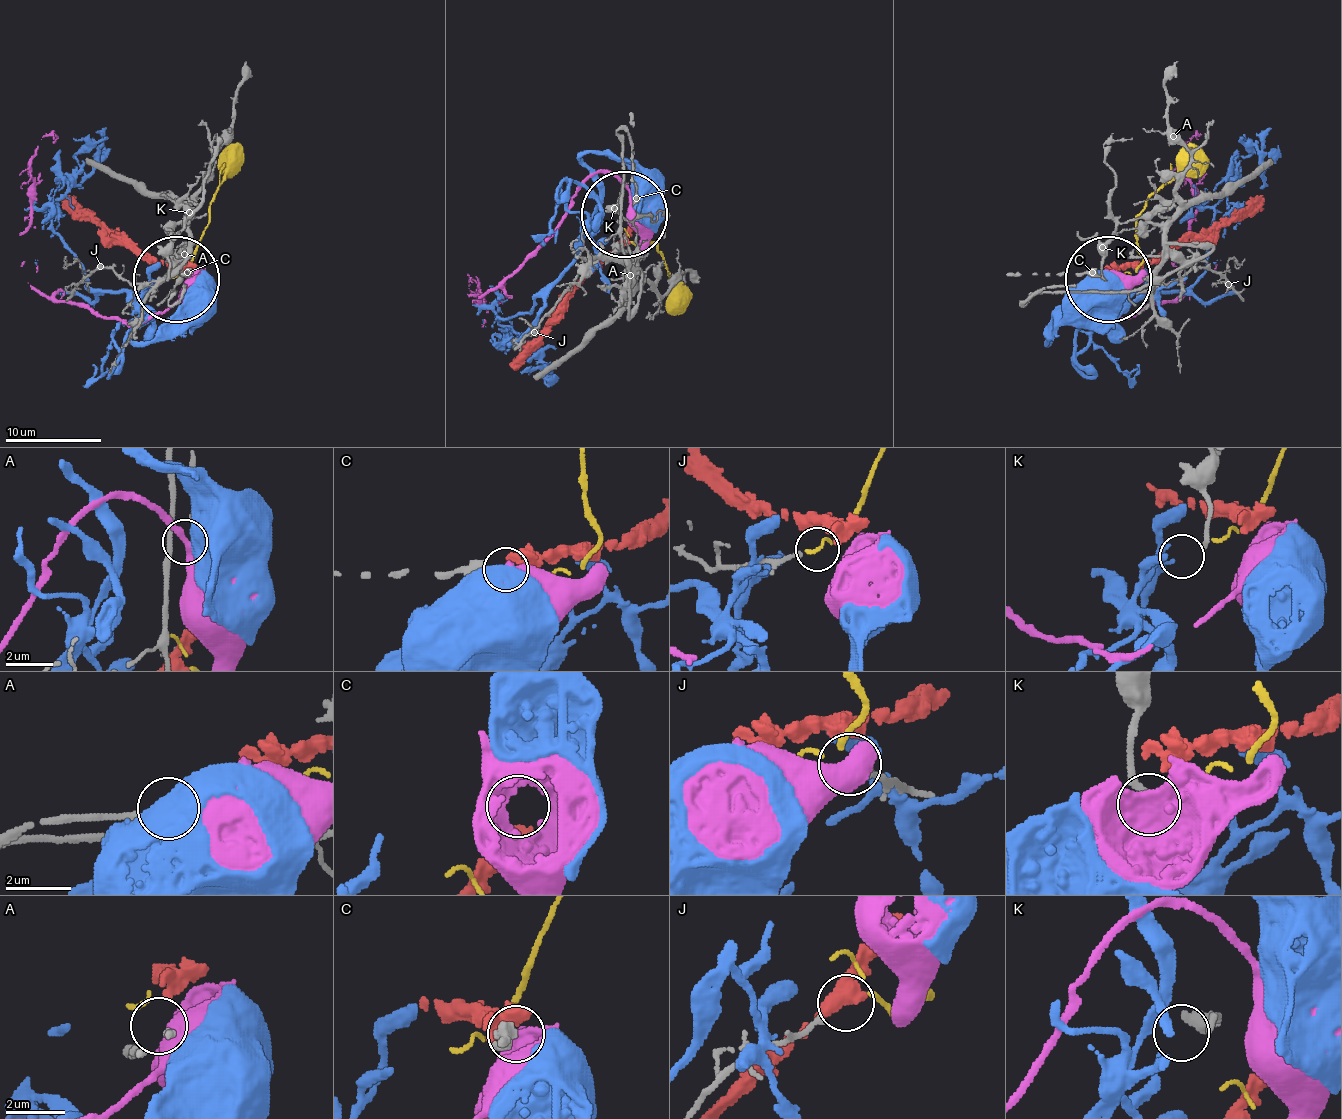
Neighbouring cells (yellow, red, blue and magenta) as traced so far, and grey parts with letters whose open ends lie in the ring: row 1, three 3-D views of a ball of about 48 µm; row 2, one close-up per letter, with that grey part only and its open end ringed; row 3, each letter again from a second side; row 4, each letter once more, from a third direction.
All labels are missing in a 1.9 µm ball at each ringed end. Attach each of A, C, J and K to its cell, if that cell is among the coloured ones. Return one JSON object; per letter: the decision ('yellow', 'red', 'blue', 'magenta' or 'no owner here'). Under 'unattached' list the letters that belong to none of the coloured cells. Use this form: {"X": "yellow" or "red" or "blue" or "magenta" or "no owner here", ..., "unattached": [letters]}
{"A": "no owner here", "C": "red", "J": "yellow", "K": "blue", "unattached": ["A"]}

